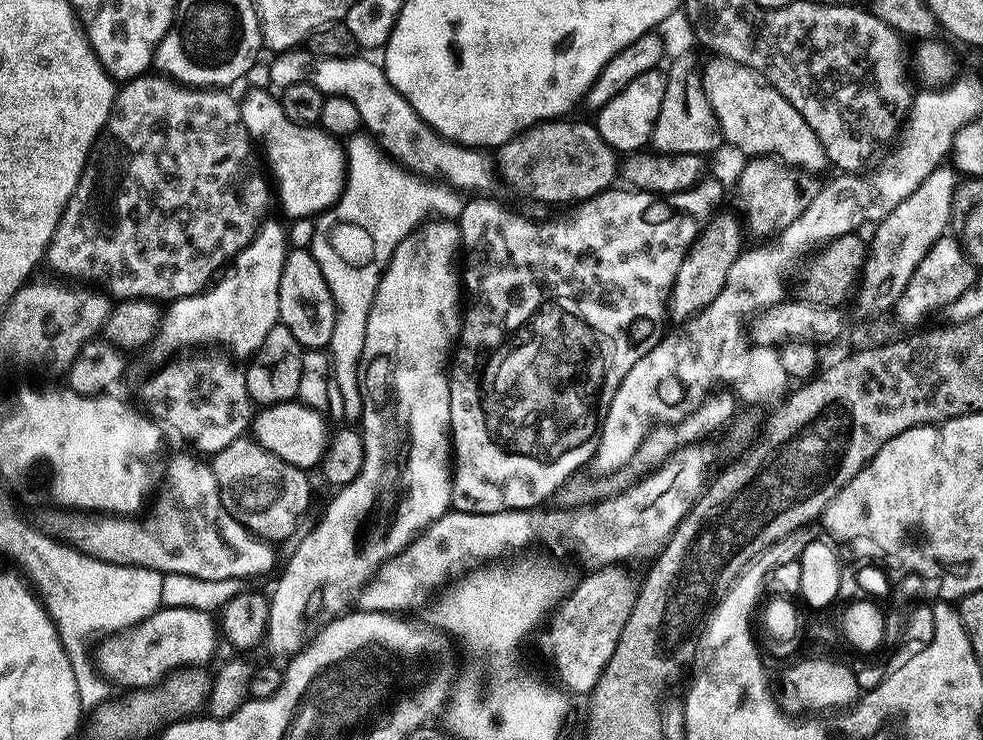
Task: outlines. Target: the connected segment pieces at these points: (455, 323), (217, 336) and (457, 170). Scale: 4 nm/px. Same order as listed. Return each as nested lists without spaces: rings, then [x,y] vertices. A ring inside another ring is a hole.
[[[429,219],[420,225],[416,231],[411,232],[401,244],[394,250],[382,278],[378,282],[378,290],[374,294],[374,302],[370,306],[370,318],[366,318],[366,342],[362,346],[360,355],[360,388],[364,392],[364,415],[362,417],[362,435],[364,438],[364,461],[362,470],[354,482],[343,485],[340,492],[325,508],[320,516],[320,521],[313,526],[312,532],[303,533],[300,536],[298,546],[287,557],[284,564],[284,573],[276,584],[276,589],[270,592],[268,605],[268,634],[266,637],[266,649],[272,656],[284,656],[291,658],[300,649],[313,640],[333,618],[343,616],[349,611],[351,602],[357,595],[358,589],[381,568],[387,560],[394,558],[407,546],[415,536],[426,526],[430,526],[442,514],[446,514],[452,508],[452,474],[454,471],[454,457],[452,455],[452,427],[450,426],[450,386],[448,385],[448,372],[450,353],[457,343],[462,323],[462,272],[458,267],[458,257],[461,255],[460,226],[455,219],[436,220]]]
[[[265,219],[252,243],[236,255],[215,283],[198,294],[173,300],[167,305],[160,322],[158,344],[172,352],[168,354],[196,350],[199,344],[221,344],[236,356],[251,358],[255,355],[266,334],[279,321],[278,290],[282,282],[282,266],[290,251],[285,225],[272,219]]]
[[[292,48],[289,51],[277,53],[270,62],[273,87],[283,90],[294,82],[308,81],[324,95],[350,98],[354,106],[358,106],[361,125],[367,128],[378,141],[379,147],[385,153],[391,154],[401,165],[406,166],[409,173],[421,178],[441,176],[449,180],[456,188],[461,188],[468,194],[488,194],[492,183],[498,180],[494,160],[487,151],[479,148],[465,148],[440,136],[416,113],[394,90],[393,84],[386,78],[381,63],[376,63],[362,57],[362,54],[343,56],[342,58],[326,58],[316,56],[307,48]]]

